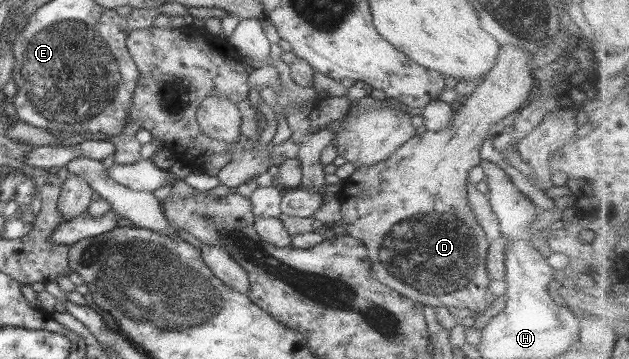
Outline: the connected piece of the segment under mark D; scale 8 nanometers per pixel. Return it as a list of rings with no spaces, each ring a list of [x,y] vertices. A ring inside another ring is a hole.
[[[500,46],[496,65],[485,75],[464,105],[453,113],[449,127],[411,137],[386,162],[358,168],[343,181],[340,200],[348,234],[366,246],[378,281],[412,301],[433,308],[458,307],[469,309],[477,316],[494,303],[497,296],[489,290],[492,279],[487,270],[490,240],[469,206],[468,172],[482,161],[480,147],[489,136],[489,129],[510,114],[520,111],[533,98],[536,90],[533,61],[537,57],[520,50],[520,47]]]

